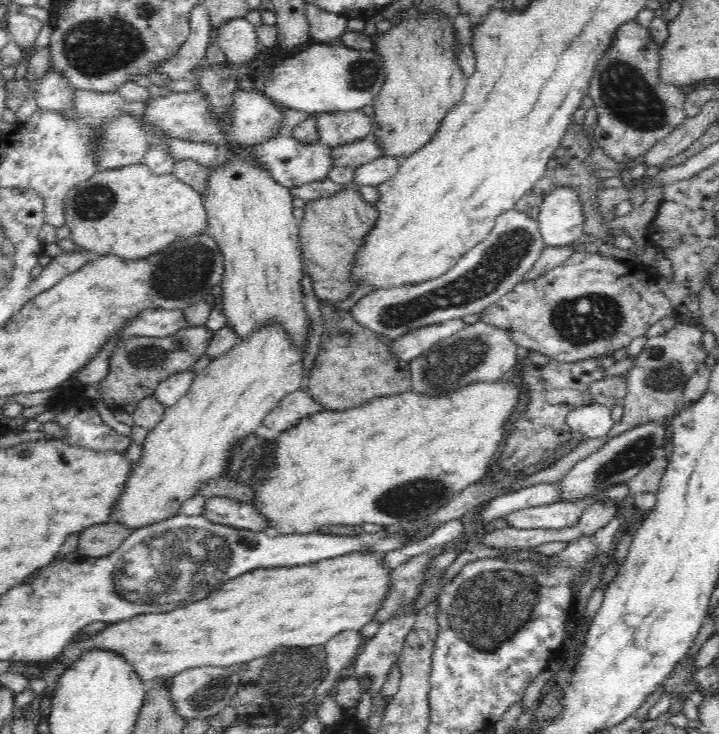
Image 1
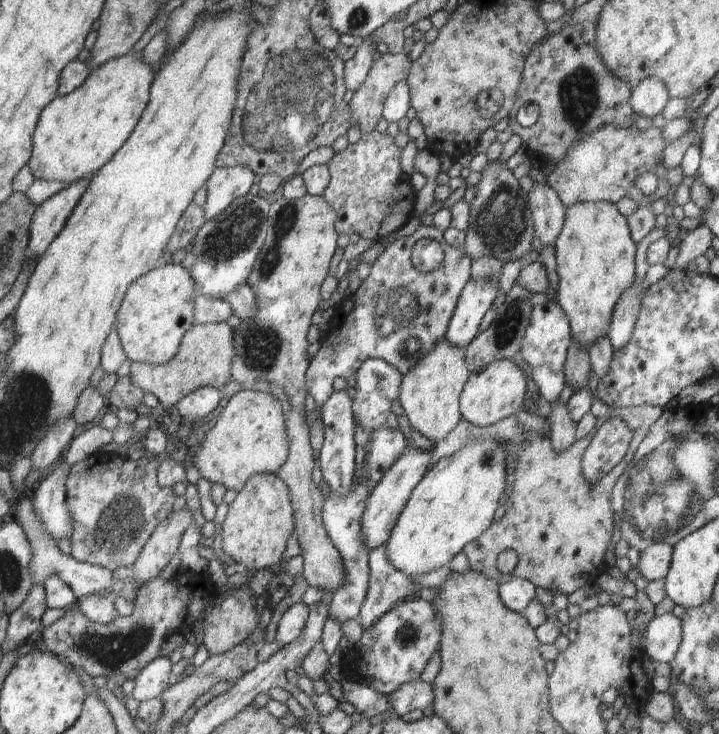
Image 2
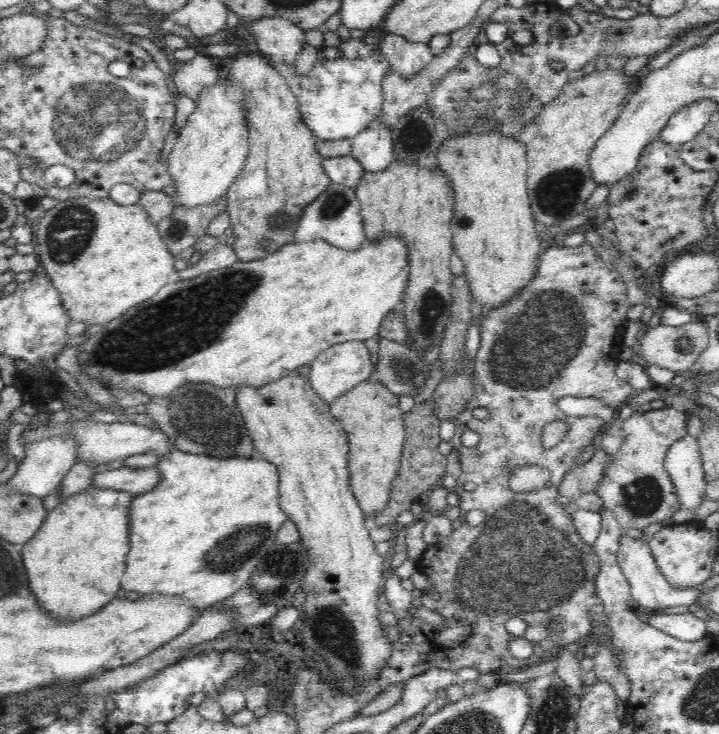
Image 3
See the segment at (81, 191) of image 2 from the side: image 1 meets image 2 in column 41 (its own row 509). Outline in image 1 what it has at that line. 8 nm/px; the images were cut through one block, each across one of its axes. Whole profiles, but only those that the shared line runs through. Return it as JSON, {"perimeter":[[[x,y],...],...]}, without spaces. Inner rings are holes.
{"perimeter":[[[218,496],[208,499],[202,515],[215,524],[221,523],[223,526],[270,533],[268,519],[251,504],[227,497]]]}

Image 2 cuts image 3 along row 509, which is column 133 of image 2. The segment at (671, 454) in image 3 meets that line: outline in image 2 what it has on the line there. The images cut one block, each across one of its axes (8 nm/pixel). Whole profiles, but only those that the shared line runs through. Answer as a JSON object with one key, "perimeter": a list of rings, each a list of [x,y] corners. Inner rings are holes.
{"perimeter":[[[157,657],[152,660],[139,674],[134,682],[131,696],[142,703],[160,697],[168,688],[173,665],[168,657]]]}

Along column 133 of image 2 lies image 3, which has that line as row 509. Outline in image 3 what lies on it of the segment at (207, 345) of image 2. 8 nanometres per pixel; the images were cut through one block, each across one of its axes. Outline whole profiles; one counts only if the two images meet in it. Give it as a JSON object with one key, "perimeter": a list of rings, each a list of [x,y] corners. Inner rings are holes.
{"perimeter":[[[378,380],[361,382],[329,404],[330,414],[346,431],[352,493],[363,513],[370,515],[373,520],[386,508],[400,468],[405,422],[399,404],[398,397]]]}

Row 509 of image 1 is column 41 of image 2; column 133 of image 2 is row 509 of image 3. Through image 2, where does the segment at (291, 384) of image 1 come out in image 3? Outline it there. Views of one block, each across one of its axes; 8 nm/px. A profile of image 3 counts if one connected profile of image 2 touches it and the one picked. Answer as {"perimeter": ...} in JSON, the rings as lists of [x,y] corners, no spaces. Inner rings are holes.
{"perimeter":[[[104,488],[86,489],[63,500],[51,510],[38,533],[22,546],[22,562],[26,578],[38,602],[60,620],[78,620],[94,614],[104,604],[116,598],[126,572],[126,554],[130,550],[130,512],[135,496],[118,490]]]}

